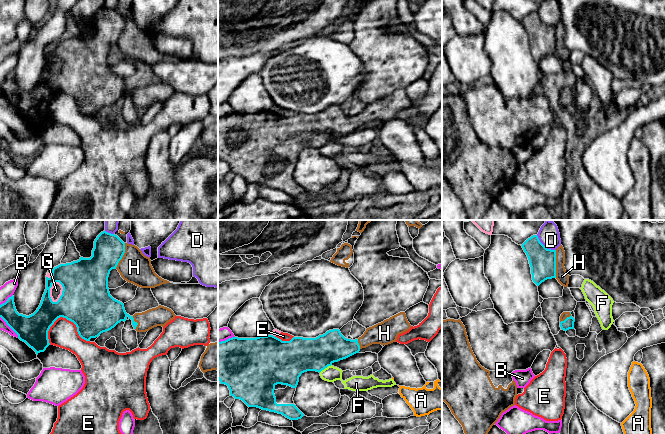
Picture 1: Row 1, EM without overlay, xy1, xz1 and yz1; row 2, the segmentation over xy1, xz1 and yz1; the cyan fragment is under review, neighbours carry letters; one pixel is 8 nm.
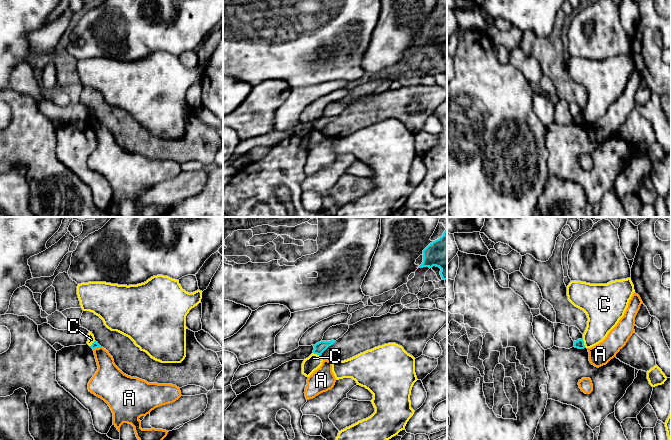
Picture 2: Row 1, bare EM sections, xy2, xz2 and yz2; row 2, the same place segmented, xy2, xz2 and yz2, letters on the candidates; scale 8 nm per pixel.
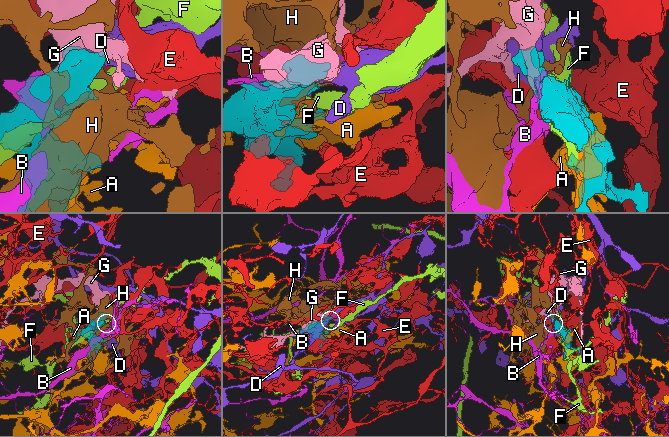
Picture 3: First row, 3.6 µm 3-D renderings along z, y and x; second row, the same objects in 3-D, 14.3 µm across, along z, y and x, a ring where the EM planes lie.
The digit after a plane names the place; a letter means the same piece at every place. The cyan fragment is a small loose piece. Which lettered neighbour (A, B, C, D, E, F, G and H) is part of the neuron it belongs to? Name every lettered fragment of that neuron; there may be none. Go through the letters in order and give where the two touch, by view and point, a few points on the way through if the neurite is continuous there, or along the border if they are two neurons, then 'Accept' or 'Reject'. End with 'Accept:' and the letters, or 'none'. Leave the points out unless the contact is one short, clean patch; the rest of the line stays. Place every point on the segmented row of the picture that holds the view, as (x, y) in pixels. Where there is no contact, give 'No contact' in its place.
A: Touches cyan at xy2 (96, 347). Reject
B: Touches cyan at xy1 (9, 326). Reject
C: Touches cyan at yz2 (583, 342). Boundary: yz2 (582, 338), (585, 346). Reject
D: Touches cyan at yz1 (544, 246). Reject
E: Touches cyan at xy1 (70, 320). Boundary: xy1 (47, 331), (58, 318), (65, 317), (89, 341). Reject
F: Touches cyan at xz1 (325, 367). Reject
G: Touches cyan at xy1 (49, 290). Reject
H: Touches cyan at yz1 (555, 264). Accept
Accept: H

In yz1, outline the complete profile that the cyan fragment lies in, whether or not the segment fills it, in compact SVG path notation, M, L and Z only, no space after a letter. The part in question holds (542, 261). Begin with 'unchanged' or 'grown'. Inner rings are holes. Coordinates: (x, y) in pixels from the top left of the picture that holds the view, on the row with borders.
grown; M537 235L528 238L522 245L531 267L533 282L539 286L547 279L556 278L568 287L569 275L565 270L565 251L562 245L556 250L547 249Z

